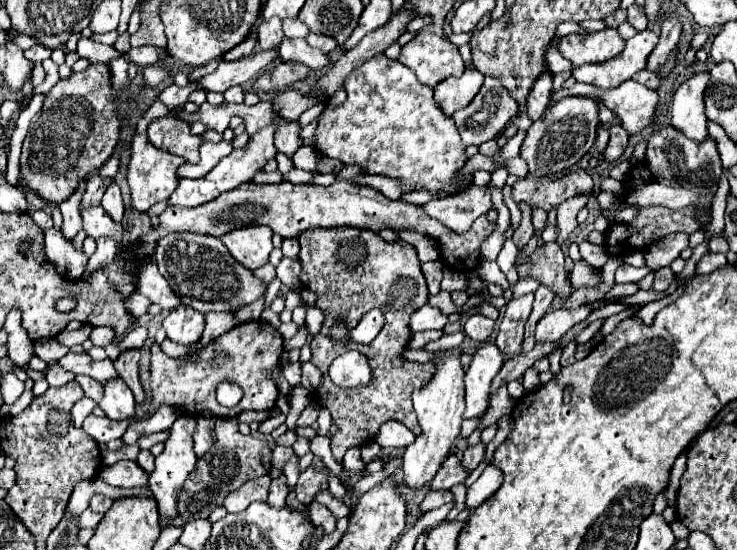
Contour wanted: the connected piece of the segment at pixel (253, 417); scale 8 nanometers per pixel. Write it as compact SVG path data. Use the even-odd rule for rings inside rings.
M248 410L242 412L238 416L238 421L246 424L251 424L252 422L262 422L270 417L268 411L254 411Z

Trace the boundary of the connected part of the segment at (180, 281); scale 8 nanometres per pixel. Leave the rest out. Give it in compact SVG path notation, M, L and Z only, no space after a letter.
M172 232L158 240L154 260L176 296L190 308L208 312L234 312L266 296L268 286L232 258L220 238L198 232Z

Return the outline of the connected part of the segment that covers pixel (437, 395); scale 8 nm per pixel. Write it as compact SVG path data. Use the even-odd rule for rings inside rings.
M436 358L436 376L428 382L428 386L420 388L412 400L414 400L414 410L418 414L418 424L422 428L422 434L416 438L414 444L410 444L404 452L404 484L410 490L422 490L426 488L438 470L442 468L444 460L450 454L450 448L454 440L460 434L460 426L464 420L464 370L458 358Z

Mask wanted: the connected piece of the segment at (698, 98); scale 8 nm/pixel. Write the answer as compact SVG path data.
M698 72L674 94L672 102L672 124L680 128L692 140L704 140L706 130L706 114L704 114L704 90L710 82L710 72Z

